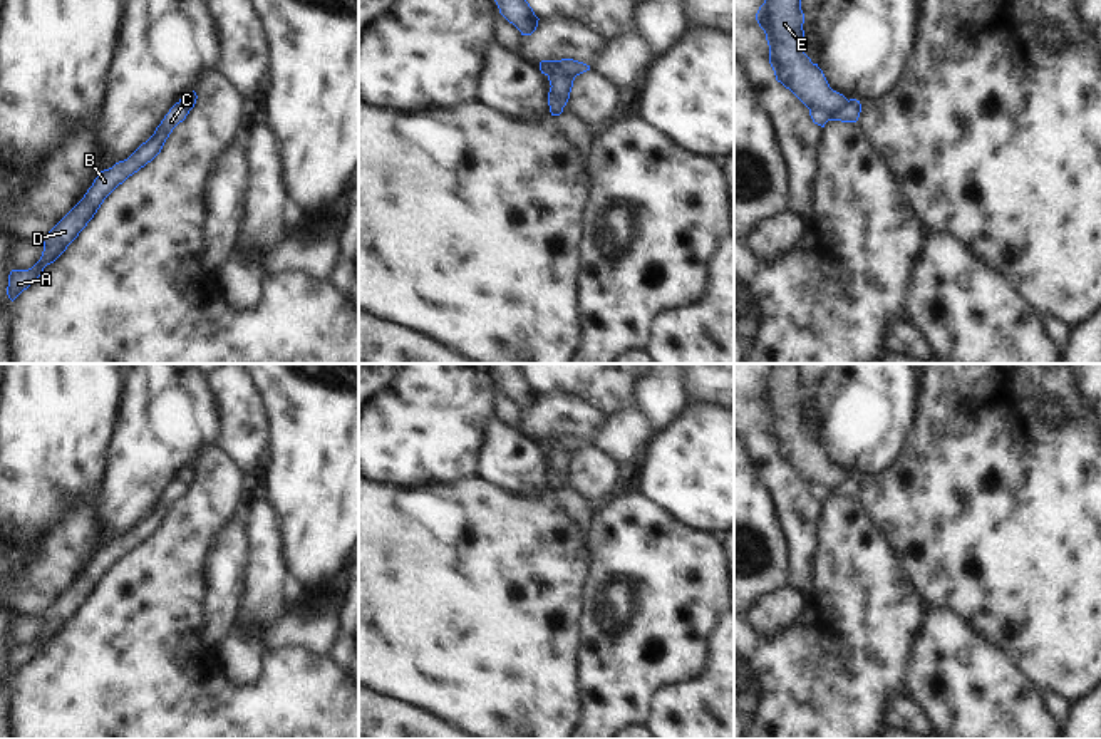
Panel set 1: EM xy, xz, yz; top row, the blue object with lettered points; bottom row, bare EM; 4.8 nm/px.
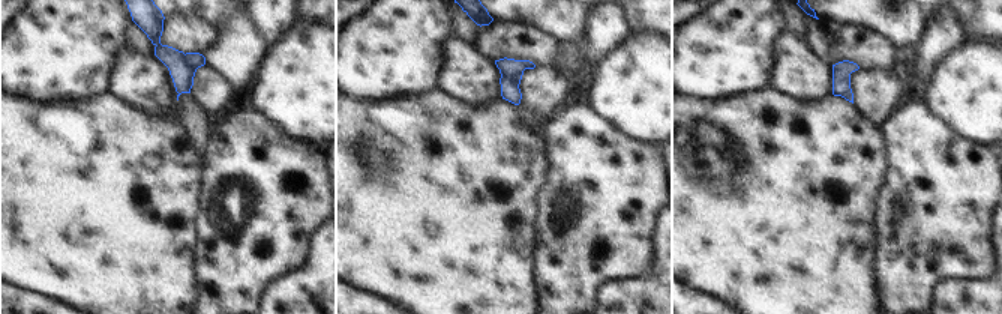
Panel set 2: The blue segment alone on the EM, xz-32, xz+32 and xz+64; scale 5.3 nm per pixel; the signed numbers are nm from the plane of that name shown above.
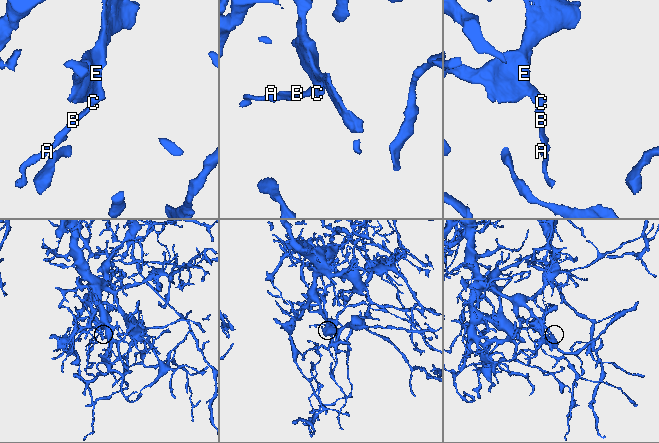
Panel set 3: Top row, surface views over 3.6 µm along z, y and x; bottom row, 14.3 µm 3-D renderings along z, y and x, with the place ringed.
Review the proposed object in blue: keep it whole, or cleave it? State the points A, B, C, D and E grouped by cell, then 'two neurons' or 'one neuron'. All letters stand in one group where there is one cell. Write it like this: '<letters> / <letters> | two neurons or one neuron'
A B C D / E | two neurons

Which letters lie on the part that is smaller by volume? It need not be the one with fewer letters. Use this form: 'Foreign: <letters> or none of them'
Foreign: A, B, C, D

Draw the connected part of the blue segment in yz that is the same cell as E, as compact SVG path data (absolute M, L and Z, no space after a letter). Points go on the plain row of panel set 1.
M768 364L756 395L766 409L776 456L808 484L818 481L824 489L838 488L848 474L830 463L823 446L804 429L801 364Z

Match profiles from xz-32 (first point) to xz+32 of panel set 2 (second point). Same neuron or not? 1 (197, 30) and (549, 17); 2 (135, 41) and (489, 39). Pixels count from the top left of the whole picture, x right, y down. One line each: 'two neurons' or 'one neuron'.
1: two neurons
2: two neurons

